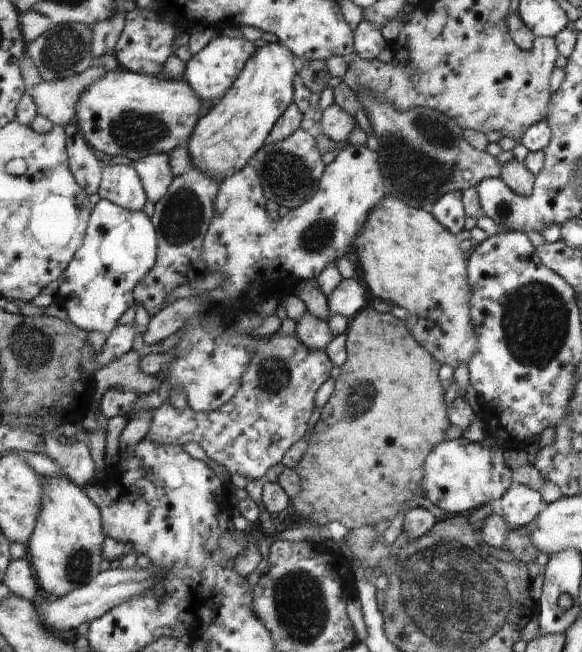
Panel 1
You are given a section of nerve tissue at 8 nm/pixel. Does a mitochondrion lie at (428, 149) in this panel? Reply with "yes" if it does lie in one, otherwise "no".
yes

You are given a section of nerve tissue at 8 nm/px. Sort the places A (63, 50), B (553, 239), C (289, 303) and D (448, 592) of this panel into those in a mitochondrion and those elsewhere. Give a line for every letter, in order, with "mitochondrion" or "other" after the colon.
A: mitochondrion
B: other
C: other
D: mitochondrion

